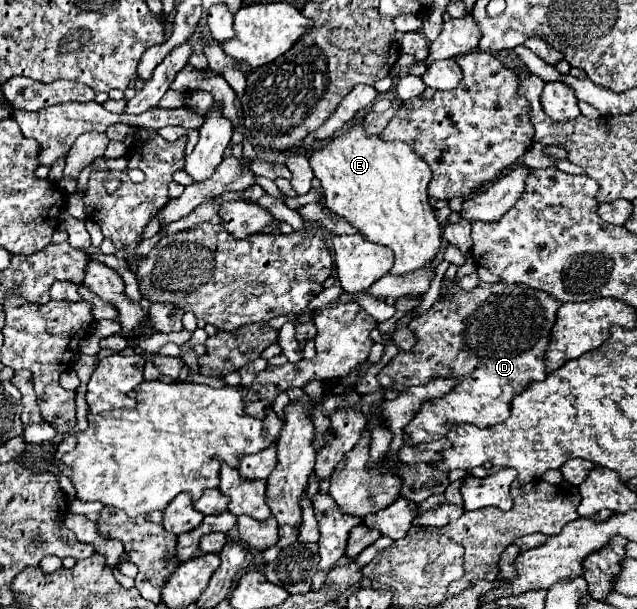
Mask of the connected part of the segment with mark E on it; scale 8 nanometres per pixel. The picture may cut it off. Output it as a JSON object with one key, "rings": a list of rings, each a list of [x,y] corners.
{"rings":[[[358,120],[346,130],[346,134],[330,138],[328,144],[322,148],[310,150],[308,160],[314,170],[314,176],[320,180],[324,188],[326,206],[338,216],[346,218],[352,226],[356,226],[358,232],[364,234],[368,240],[384,244],[394,252],[396,262],[390,270],[392,274],[406,274],[416,268],[422,268],[438,254],[438,248],[442,244],[440,224],[432,214],[432,206],[428,204],[428,192],[426,192],[432,172],[428,164],[424,164],[424,160],[414,154],[410,144],[402,140],[392,140],[392,142],[382,140],[382,134],[368,136],[364,120]]]}

